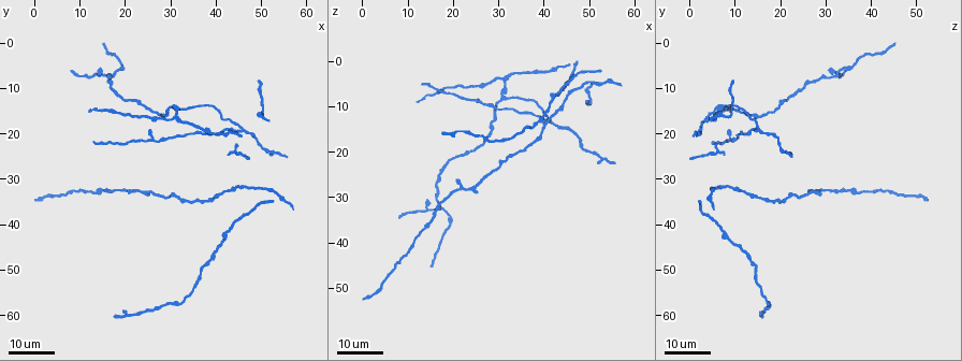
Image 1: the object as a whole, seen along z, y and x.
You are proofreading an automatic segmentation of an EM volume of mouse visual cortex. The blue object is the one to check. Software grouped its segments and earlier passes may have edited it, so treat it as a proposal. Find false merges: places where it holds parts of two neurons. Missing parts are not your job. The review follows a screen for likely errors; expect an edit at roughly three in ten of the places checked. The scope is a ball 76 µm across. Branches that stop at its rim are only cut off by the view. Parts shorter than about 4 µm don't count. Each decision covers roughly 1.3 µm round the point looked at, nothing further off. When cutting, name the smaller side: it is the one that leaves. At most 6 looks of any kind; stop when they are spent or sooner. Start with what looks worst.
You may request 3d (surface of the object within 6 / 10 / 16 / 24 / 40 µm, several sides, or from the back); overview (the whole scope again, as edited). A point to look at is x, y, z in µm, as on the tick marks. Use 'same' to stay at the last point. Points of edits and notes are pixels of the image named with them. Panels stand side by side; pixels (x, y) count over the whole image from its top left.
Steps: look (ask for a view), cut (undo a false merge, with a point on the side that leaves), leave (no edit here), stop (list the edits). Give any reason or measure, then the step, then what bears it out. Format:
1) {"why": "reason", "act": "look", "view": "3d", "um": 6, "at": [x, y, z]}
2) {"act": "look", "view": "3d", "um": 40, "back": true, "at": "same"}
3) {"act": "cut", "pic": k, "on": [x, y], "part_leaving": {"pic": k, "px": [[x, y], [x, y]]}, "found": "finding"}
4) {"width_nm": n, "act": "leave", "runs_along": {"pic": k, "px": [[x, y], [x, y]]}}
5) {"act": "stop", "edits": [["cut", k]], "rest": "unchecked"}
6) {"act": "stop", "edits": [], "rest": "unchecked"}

{"why": "three-way junction", "act": "look", "view": "3d", "um": 16, "at": [45.5, 19.0, 15.5]}

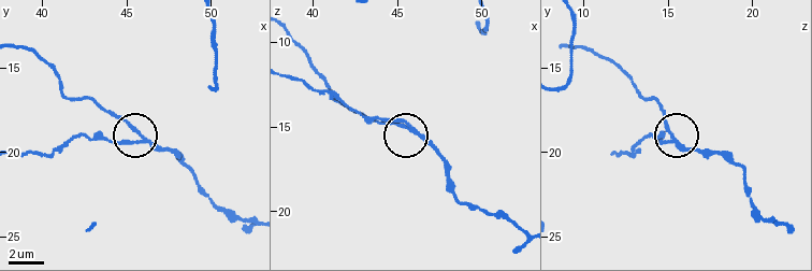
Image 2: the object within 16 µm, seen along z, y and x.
{"act": "look", "view": "3d", "um": 10, "at": [46.1, 19.4, 15.3]}

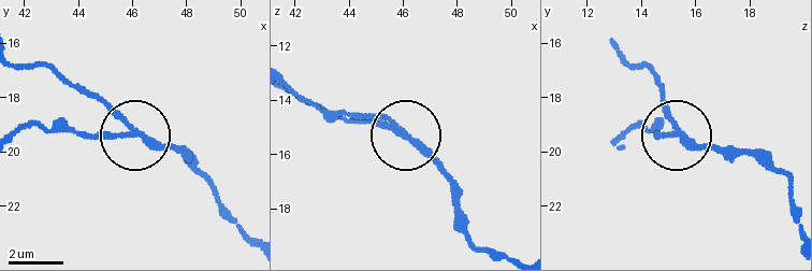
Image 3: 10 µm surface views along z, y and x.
{"why": "zoom in", "act": "look", "view": "3d", "um": 6, "at": [46.0, 19.4, 15.1]}

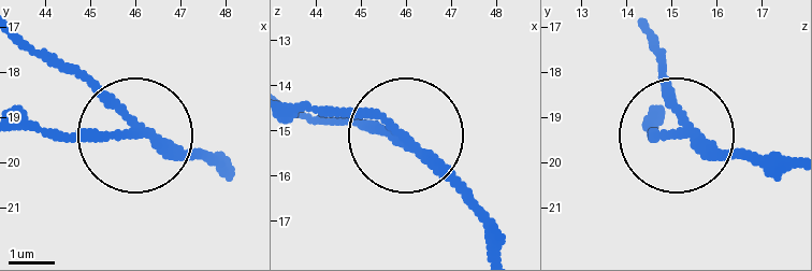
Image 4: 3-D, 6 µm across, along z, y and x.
{"side_arm_um": 16, "act": "cut", "pic": 4, "on": [72, 134], "part_leaving": {"pic": 4, "px": [[129, 138], [17, 126]]}, "found": "a second neuron is stuck on"}

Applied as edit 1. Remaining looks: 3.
{"act": "look", "view": "overview"}

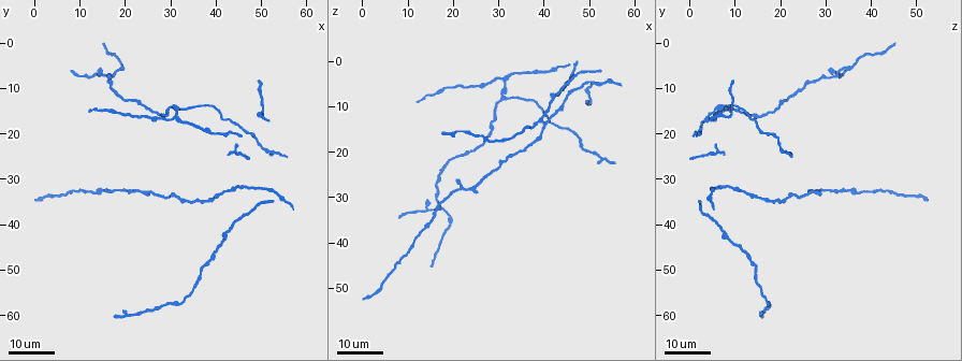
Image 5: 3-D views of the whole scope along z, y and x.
{"why": "branch point", "act": "look", "view": "3d", "um": 16, "at": [17.5, 7.0, 32.0]}

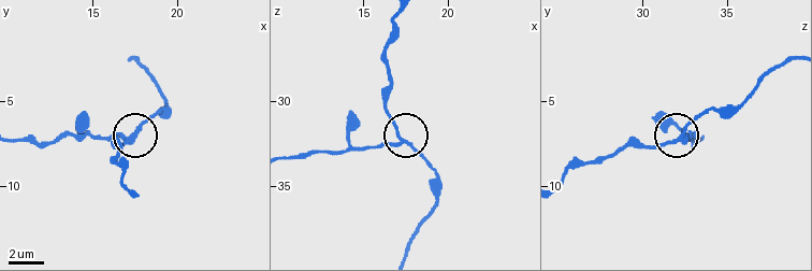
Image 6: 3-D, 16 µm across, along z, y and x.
{"why": "zoom in", "act": "look", "view": "3d", "um": 6, "at": [17.2, 7.2, 32.5]}

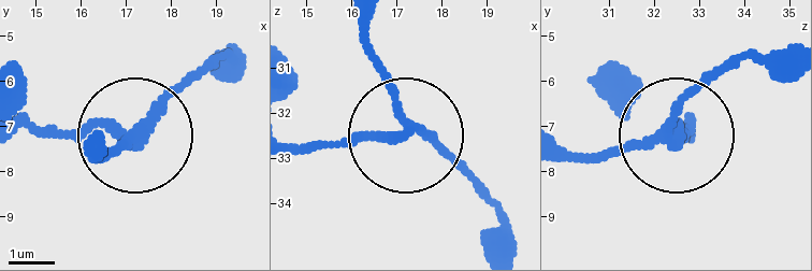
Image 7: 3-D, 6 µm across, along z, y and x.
{"act": "cut", "pic": 7, "on": [84, 125], "part_leaving": {"pic": 7, "px": [[146, 126], [81, 133], [23, 122]]}, "found": "a second neuron is stuck on"}

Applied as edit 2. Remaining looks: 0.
{"act": "stop", "edits": [["cut", 4], ["cut", 7]], "rest": "unchecked"}

